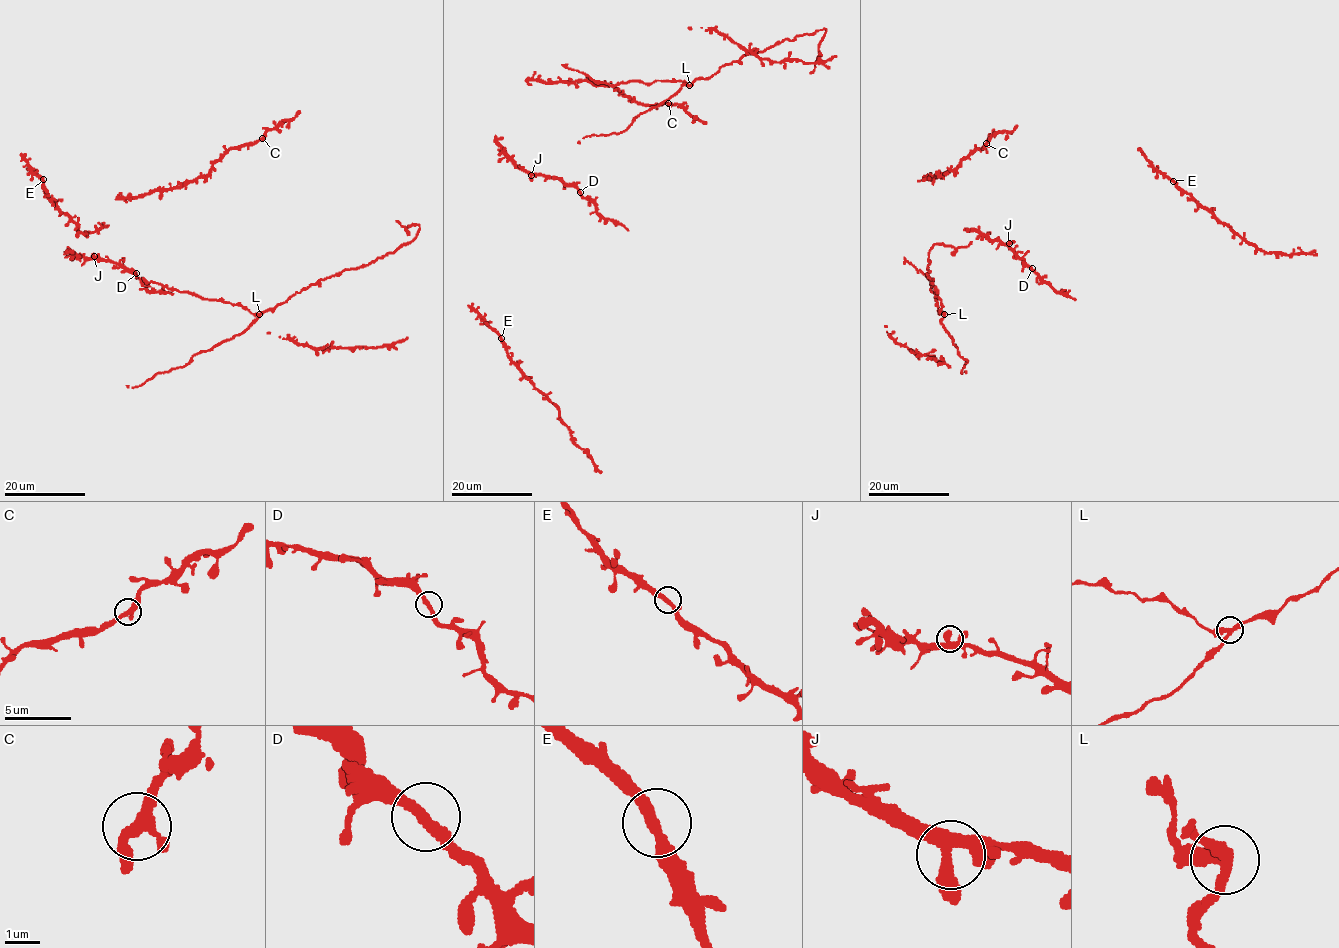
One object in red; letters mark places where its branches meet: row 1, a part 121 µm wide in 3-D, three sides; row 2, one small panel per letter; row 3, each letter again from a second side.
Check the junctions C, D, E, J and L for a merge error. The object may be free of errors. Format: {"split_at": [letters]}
{"split_at": ["L"]}

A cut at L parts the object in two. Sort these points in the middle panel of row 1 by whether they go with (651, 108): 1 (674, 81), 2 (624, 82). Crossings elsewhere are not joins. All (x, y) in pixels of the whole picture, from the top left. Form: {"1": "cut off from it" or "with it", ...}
{"1": "cut off from it", "2": "cut off from it"}

